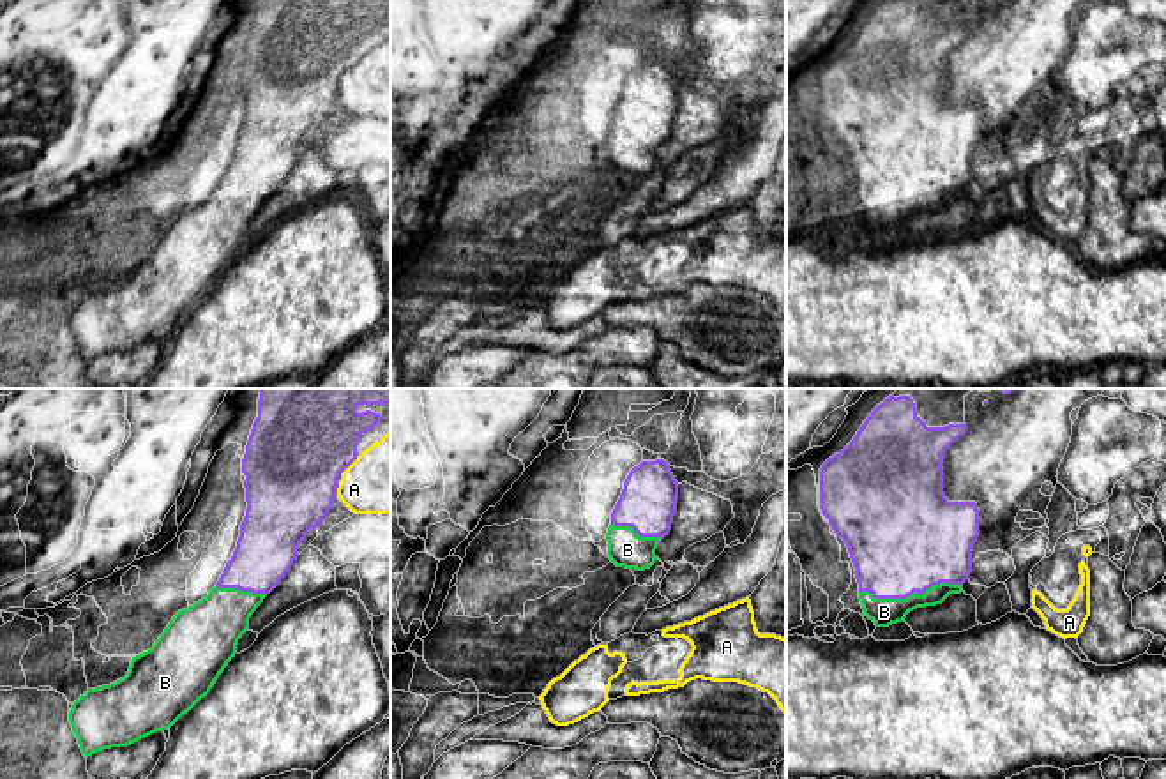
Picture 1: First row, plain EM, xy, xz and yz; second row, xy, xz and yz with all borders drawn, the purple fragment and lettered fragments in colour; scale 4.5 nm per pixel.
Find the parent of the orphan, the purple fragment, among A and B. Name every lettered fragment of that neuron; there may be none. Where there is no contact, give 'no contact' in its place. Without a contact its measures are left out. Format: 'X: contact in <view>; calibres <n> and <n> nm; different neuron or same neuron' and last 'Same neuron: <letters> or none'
A: contact in xy; calibres 480 and 340 nm; different neuron
B: contact in yz; calibres 480 and 130 nm; same neuron
Same neuron: B

